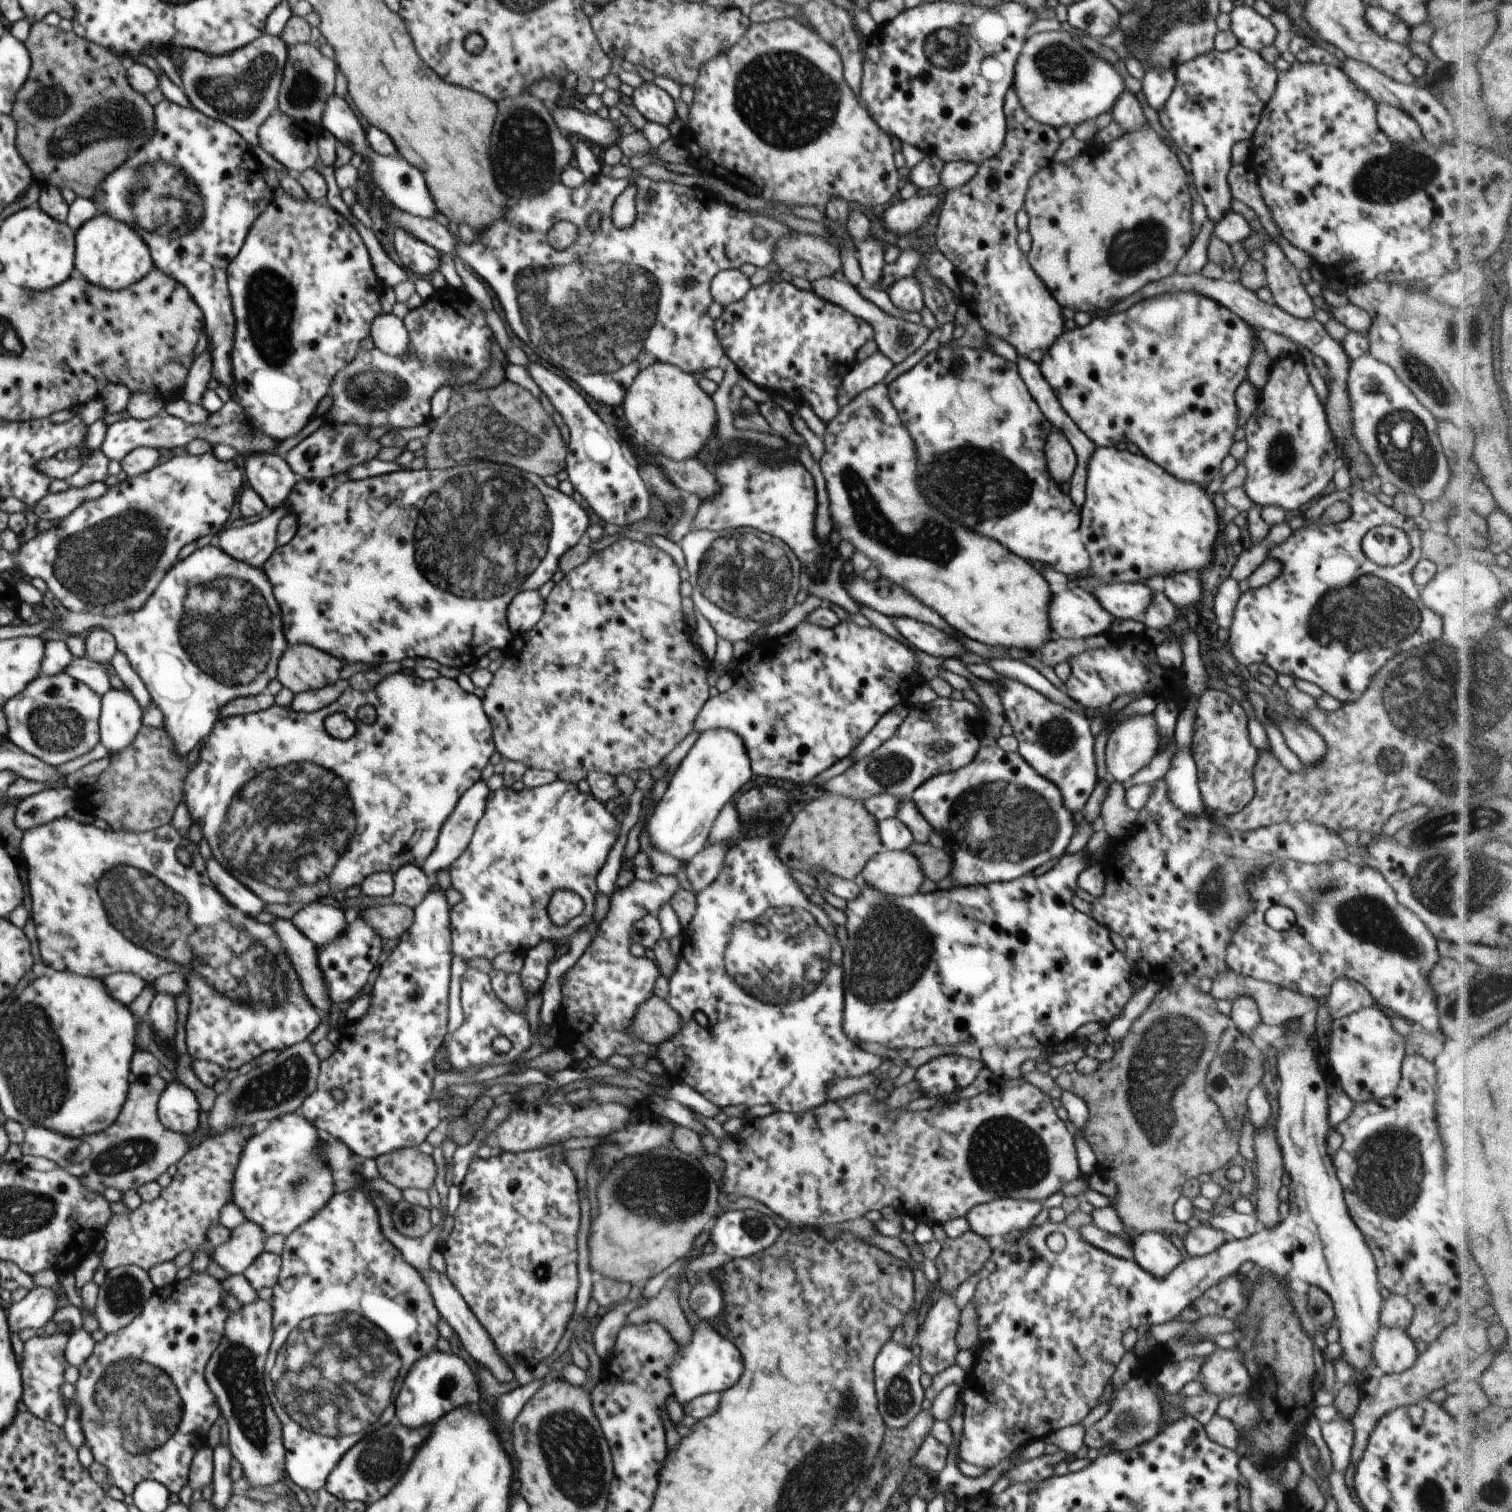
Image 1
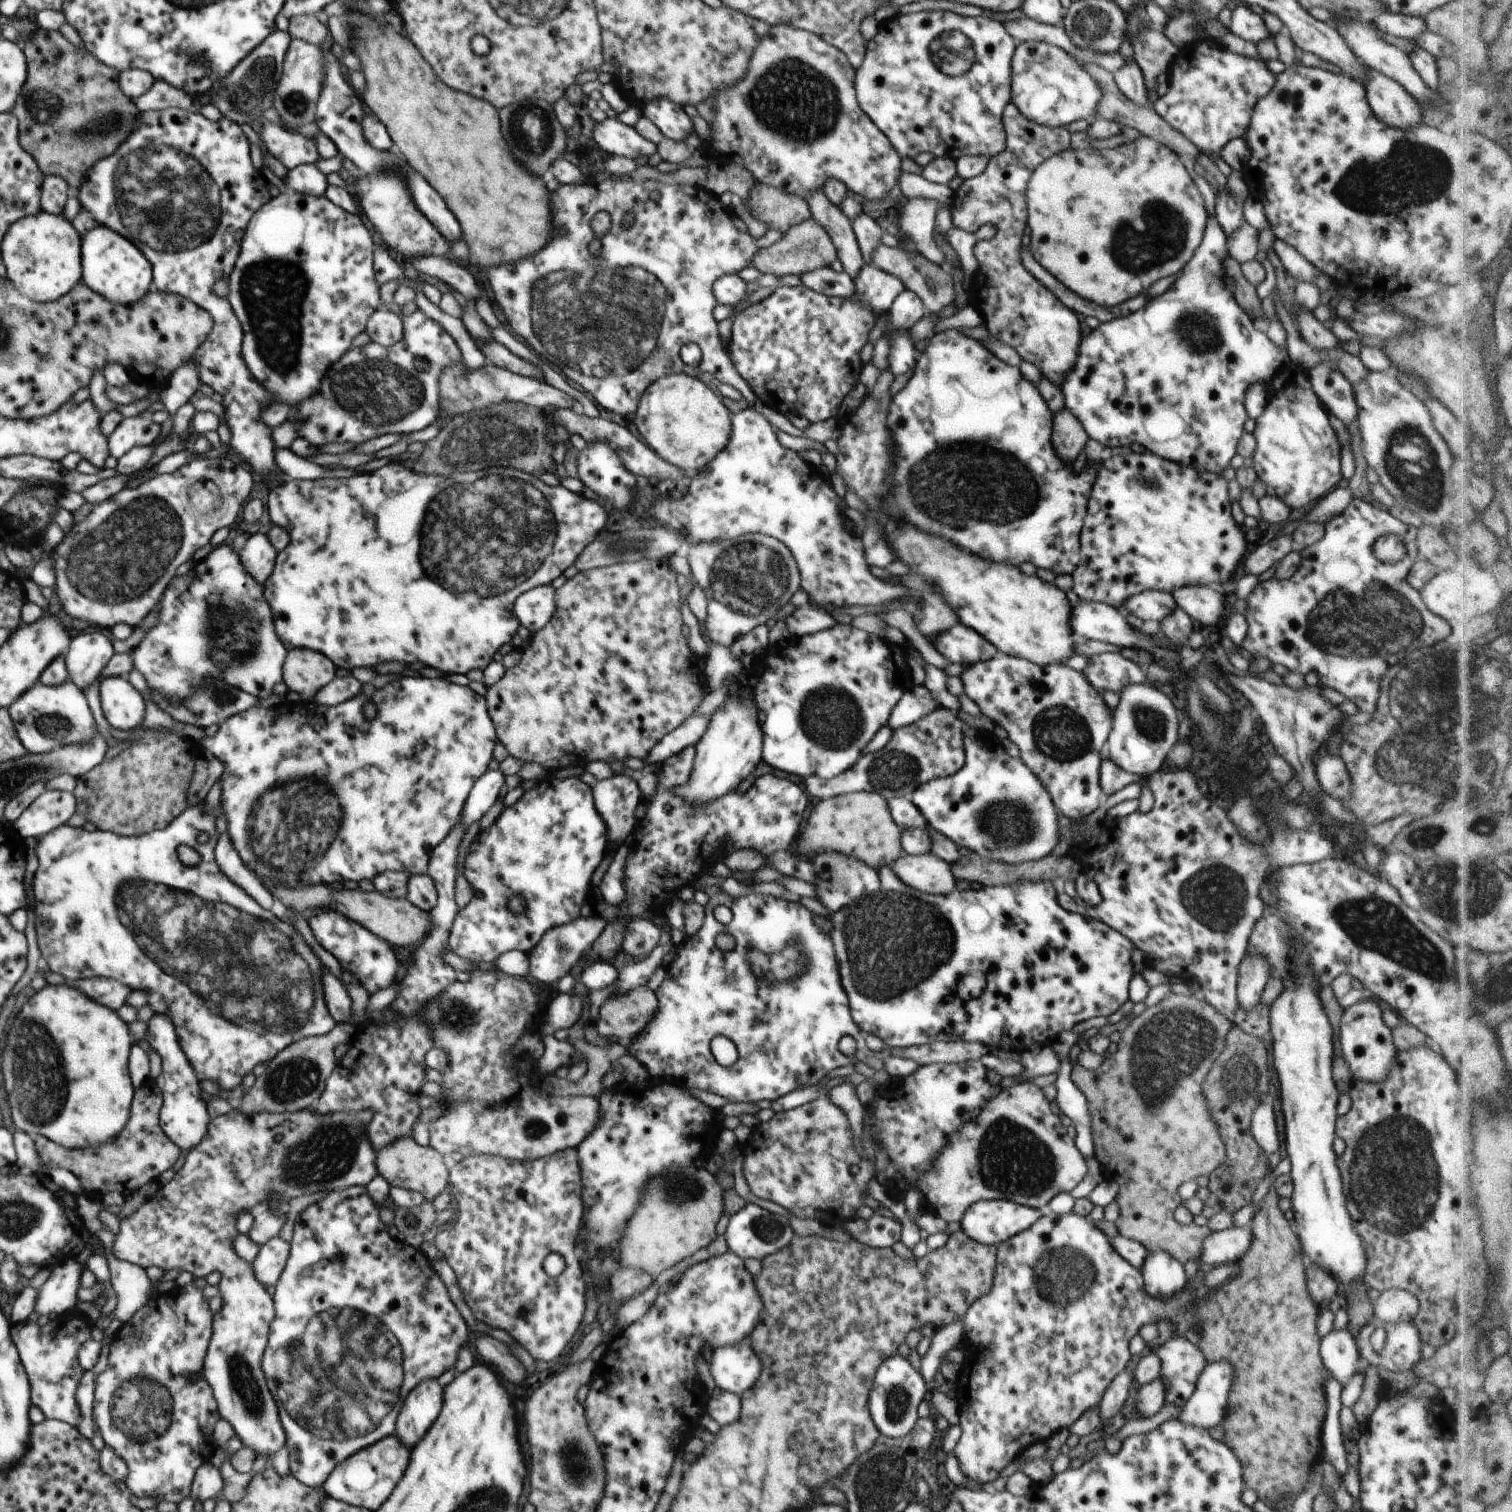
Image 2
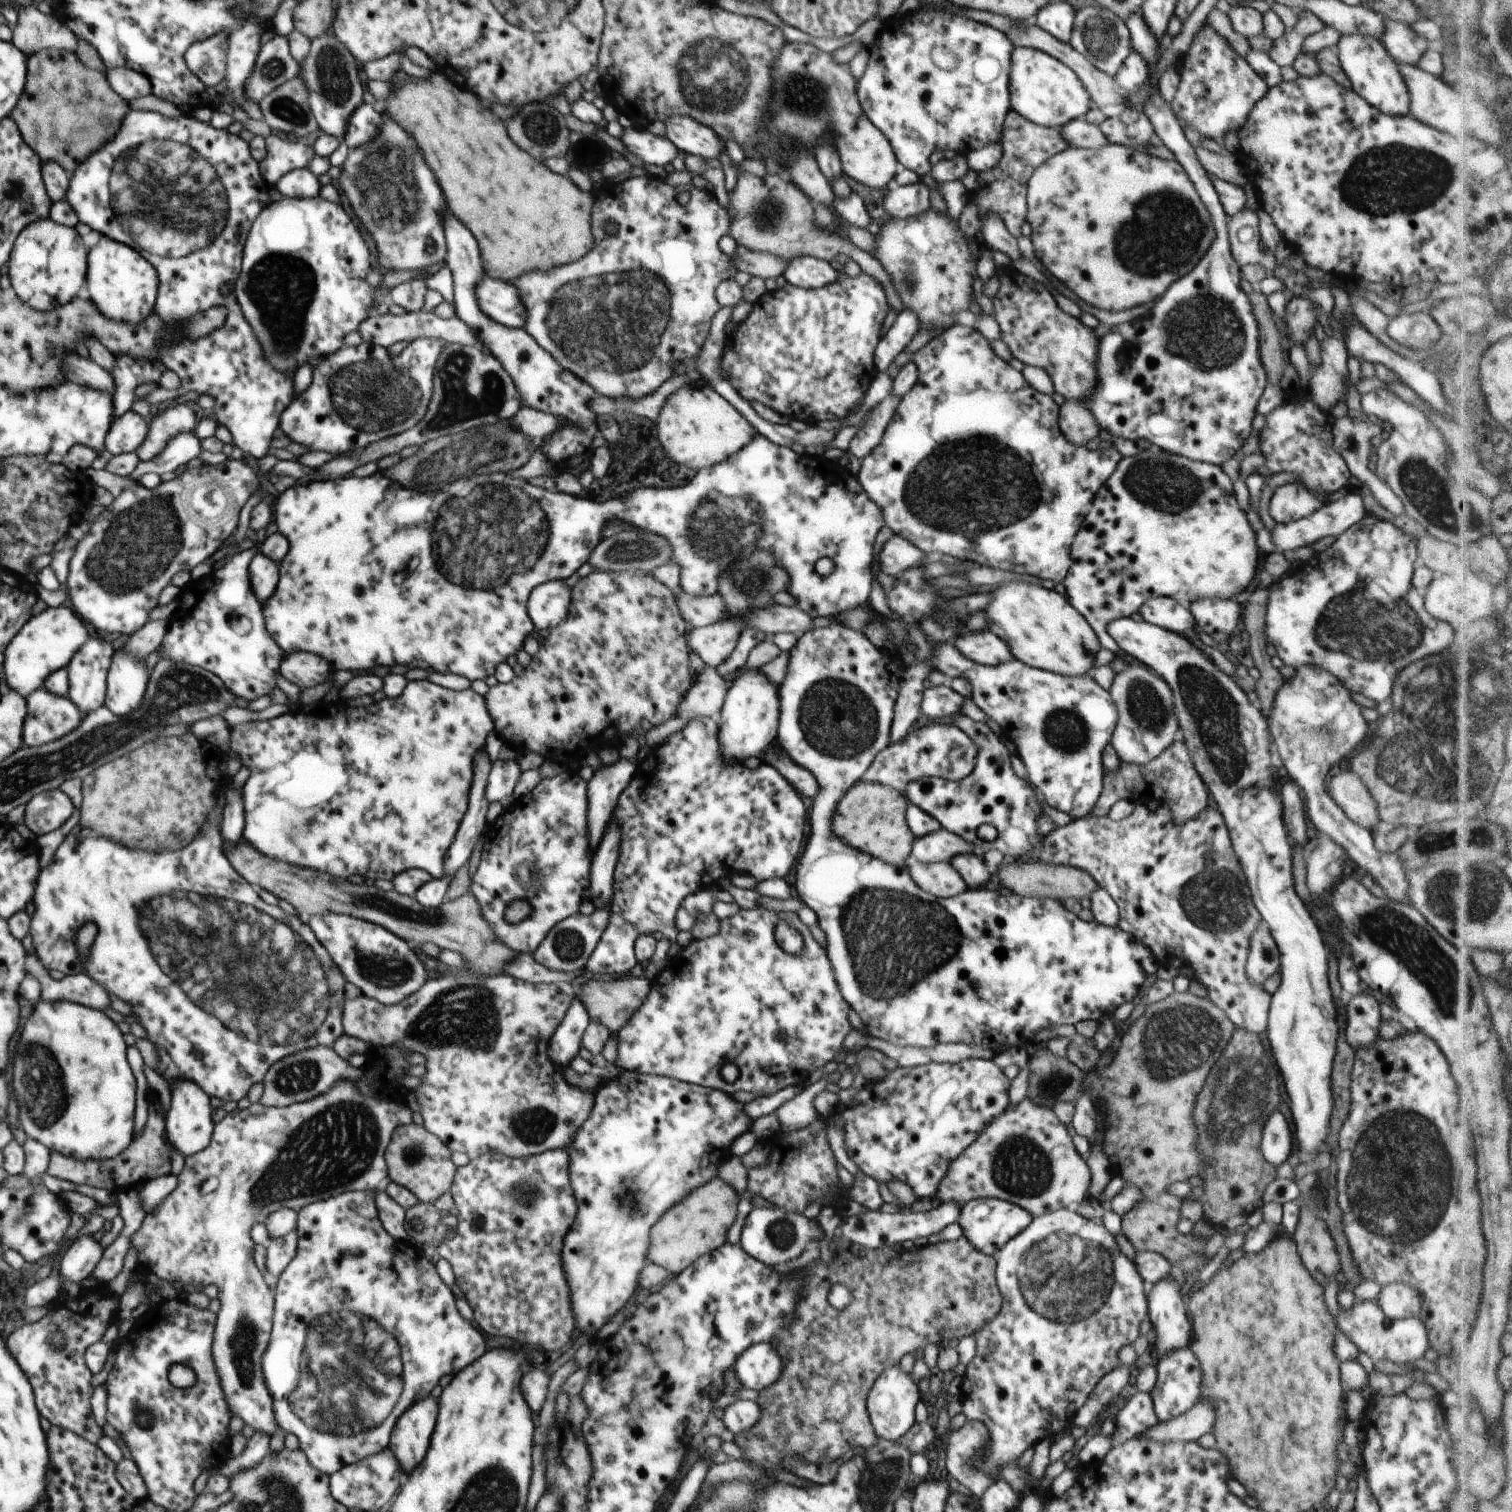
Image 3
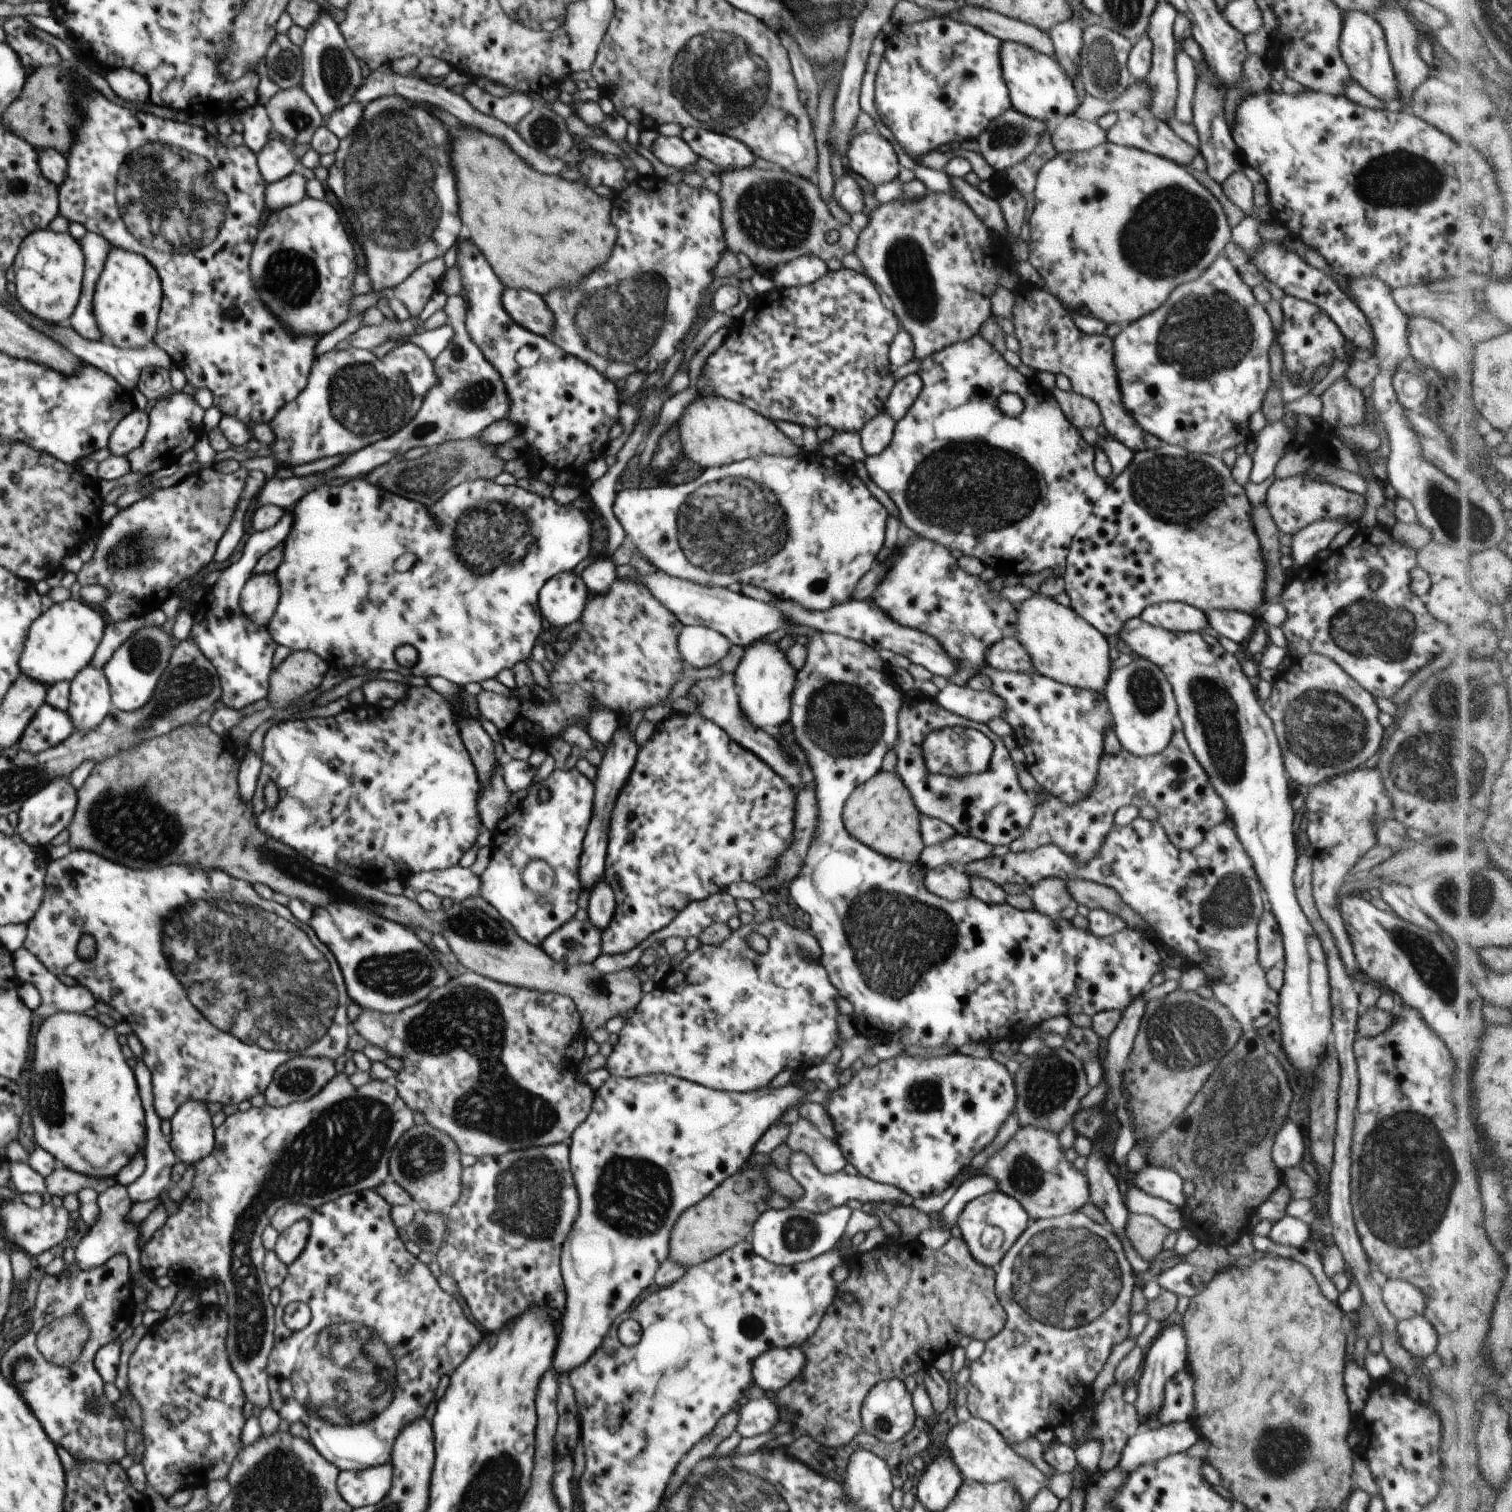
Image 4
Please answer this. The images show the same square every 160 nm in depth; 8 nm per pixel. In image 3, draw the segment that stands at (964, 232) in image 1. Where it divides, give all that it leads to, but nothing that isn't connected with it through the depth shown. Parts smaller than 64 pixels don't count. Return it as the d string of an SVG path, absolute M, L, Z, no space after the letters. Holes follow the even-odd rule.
M1010 109L1003 124L1001 140L1003 157L1000 162L984 173L978 173L979 186L970 198L979 205L978 220L986 213L998 213L1012 236L1022 235L1022 224L1027 220L1027 186L1034 171L1051 156L1069 146L1060 129L1034 124L1014 109ZM1015 270L1005 271L1000 290L992 299L1002 340L1014 358L1025 365L1039 366L1050 376L1055 392L1065 400L1088 399L1097 385L1097 358L1100 336L1076 317L1062 311L1044 284Z

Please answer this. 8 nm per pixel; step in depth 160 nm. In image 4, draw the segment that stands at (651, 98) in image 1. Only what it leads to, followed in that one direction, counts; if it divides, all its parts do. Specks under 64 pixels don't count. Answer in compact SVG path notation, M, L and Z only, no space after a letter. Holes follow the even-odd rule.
M704 127L684 128L682 140L696 156L710 160L722 170L749 168L757 159L746 144L730 138L729 135L705 130Z

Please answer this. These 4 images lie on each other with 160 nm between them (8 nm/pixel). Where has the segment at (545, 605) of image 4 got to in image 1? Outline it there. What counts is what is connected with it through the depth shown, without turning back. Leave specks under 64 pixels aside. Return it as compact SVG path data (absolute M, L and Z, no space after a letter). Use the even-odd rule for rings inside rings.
M538 590L519 592L508 605L507 621L511 633L518 637L532 630L543 617L545 598Z

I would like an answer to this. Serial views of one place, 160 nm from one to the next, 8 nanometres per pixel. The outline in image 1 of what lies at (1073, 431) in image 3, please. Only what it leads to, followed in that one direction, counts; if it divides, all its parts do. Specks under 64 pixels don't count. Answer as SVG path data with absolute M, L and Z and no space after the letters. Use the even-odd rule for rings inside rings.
M1054 429L1045 442L1044 458L1047 473L1061 487L1068 484L1077 466L1077 458L1070 442L1062 432Z

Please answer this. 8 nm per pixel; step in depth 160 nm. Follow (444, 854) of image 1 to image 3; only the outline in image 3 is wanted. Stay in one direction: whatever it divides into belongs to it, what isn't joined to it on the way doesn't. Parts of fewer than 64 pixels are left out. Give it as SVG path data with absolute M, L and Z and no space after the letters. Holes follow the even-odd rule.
M496 760L491 766L485 790L486 798L491 802L511 803L514 786L520 778L520 765L517 760Z

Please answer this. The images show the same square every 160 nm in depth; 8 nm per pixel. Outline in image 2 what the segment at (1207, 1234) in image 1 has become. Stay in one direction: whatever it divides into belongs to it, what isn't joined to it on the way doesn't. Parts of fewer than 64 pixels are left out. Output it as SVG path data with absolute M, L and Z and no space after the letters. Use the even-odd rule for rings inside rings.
M1230 1227L1212 1232L1204 1239L1200 1262L1224 1264L1237 1261L1250 1248L1252 1241L1253 1232L1250 1227Z

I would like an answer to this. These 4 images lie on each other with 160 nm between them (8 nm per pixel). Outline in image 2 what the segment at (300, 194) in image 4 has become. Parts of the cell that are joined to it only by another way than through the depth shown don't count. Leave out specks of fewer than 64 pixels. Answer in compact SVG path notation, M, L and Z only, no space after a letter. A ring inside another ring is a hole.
M315 164L298 165L293 169L288 169L279 184L303 195L315 197L321 197L329 185L326 175L321 170L318 170Z

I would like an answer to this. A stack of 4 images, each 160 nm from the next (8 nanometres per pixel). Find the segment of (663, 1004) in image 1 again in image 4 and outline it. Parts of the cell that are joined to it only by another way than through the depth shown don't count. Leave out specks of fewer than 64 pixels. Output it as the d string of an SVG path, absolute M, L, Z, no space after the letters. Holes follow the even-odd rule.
M204 719L203 725L195 723L194 726L179 727L170 734L146 741L140 746L120 750L120 754L112 756L106 762L98 762L82 788L77 790L77 808L69 825L70 846L72 849L94 850L94 854L100 852L102 858L110 858L134 870L154 870L168 866L168 862L188 864L196 868L220 868L230 876L253 886L268 886L273 892L306 901L314 909L328 906L330 902L354 904L376 916L398 922L400 926L406 926L414 932L422 928L432 935L440 934L448 942L458 962L475 974L517 988L568 996L580 1014L581 1029L586 1038L594 1030L605 1027L610 1019L625 1016L640 1003L644 994L643 983L637 978L634 969L626 968L612 974L602 974L592 964L566 966L564 962L556 962L545 954L541 946L530 945L522 940L516 934L514 926L502 918L498 910L480 894L464 898L462 902L454 902L447 910L442 908L426 911L416 900L405 895L392 896L370 882L344 874L338 875L334 870L313 864L308 858L296 854L295 850L284 846L282 842L264 836L264 832L256 826L256 816L251 806L246 806L238 794L237 779L241 764L231 754L232 750L228 750L223 738L210 730Z

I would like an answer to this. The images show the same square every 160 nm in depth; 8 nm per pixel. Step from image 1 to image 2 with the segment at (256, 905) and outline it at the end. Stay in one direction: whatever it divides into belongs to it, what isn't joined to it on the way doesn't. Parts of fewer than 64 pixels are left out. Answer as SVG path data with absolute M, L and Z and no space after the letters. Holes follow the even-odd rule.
M224 831L219 834L215 846L215 859L220 870L227 878L241 886L263 909L272 908L274 895L264 886L263 882L248 868L234 848L231 836Z

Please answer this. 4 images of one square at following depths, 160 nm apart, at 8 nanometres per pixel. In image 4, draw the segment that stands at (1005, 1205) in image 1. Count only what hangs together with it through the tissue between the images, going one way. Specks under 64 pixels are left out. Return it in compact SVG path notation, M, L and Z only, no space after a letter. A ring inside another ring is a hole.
M996 1190L995 1192L986 1192L982 1196L974 1198L962 1210L962 1214L958 1216L956 1225L960 1229L962 1239L966 1242L968 1251L972 1254L972 1257L978 1260L980 1264L984 1264L984 1266L996 1268L1000 1265L1004 1254L1010 1250L1014 1242L1020 1237L1020 1234L1026 1230L1029 1220L1026 1210L1014 1198ZM988 1226L998 1227L1004 1233L1003 1244L998 1250L988 1250L981 1244L982 1233Z

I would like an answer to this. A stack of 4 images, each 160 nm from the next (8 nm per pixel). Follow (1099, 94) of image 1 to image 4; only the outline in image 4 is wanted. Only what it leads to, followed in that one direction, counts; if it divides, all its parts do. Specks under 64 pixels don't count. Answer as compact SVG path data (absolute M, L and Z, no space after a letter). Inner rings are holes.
M1002 42L1000 54L1002 62L1002 75L1004 76L1012 107L1034 120L1044 122L1047 129L1052 132L1066 116L1075 115L1080 106L1080 100L1074 82L1066 74L1066 70L1058 60L1053 57L1038 53L1038 50Z

